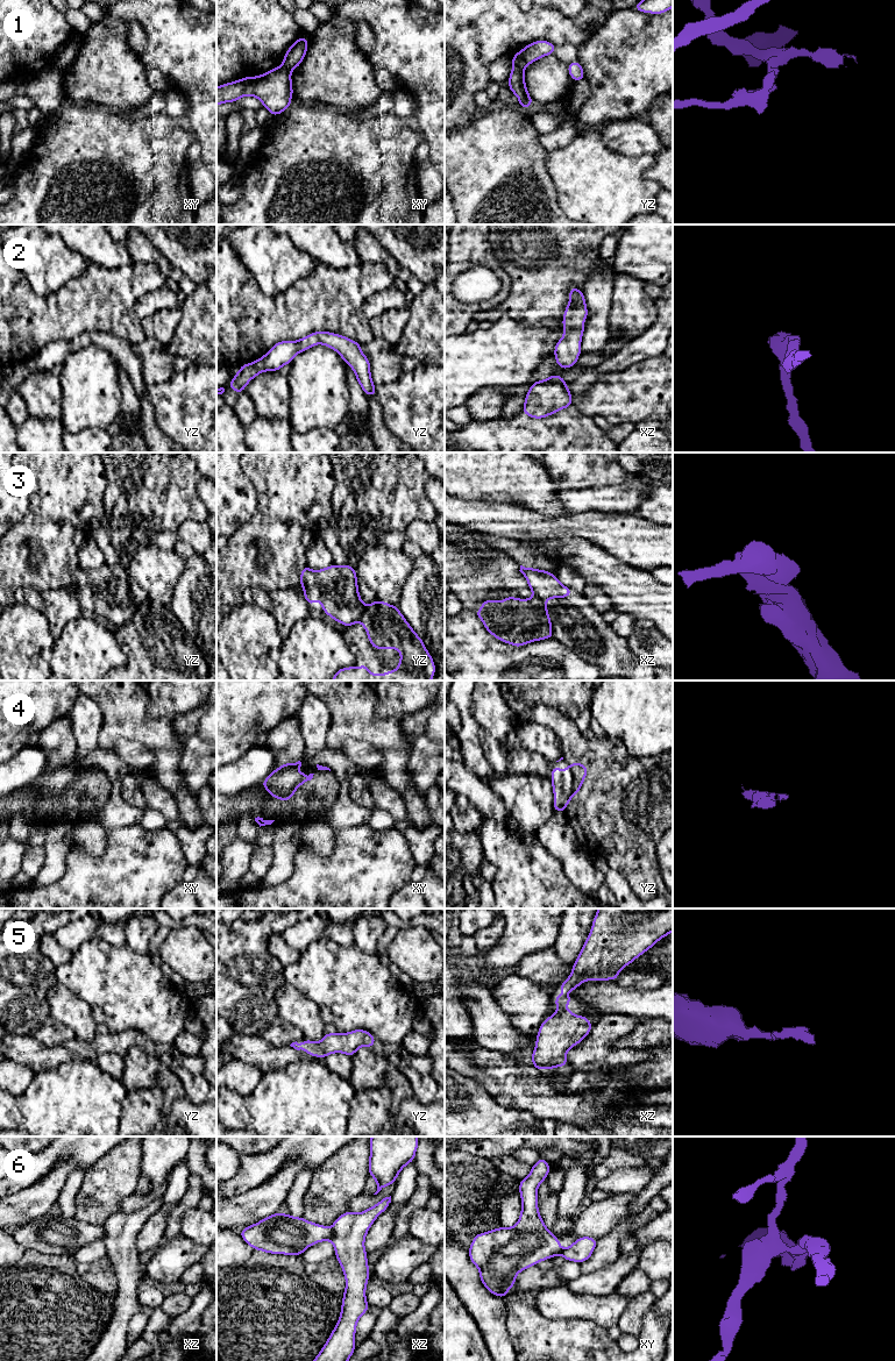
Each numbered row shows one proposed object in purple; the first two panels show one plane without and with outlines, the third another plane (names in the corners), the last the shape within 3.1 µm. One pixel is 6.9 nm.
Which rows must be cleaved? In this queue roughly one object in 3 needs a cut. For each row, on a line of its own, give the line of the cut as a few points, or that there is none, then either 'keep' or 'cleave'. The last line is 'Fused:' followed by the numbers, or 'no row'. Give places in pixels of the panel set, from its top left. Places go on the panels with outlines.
1: cut yz (513, 65), (523, 69); cleave
2: cut none; keep
3: cut yz (367, 606), (359, 620); cleave
4: cut yz (568, 765), (573, 779), (572, 796); cleave
5: cut none; keep
6: cut xz (333, 1228), (333, 1238), (331, 1240); cleave
Fused: 1, 3, 4, 6

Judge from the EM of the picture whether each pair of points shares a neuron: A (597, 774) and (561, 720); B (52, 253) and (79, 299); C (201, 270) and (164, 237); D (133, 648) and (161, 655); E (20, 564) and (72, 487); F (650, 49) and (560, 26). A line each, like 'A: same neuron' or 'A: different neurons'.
A: same neuron
B: different neurons
C: same neuron
D: same neuron
E: same neuron
F: different neurons

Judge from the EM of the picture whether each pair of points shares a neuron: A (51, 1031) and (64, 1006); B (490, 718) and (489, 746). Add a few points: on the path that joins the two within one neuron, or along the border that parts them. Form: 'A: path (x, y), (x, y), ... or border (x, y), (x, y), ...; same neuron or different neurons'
A: border (56, 1021), (66, 1025), (76, 1037); different neurons
B: border (481, 726), (503, 746); different neurons

